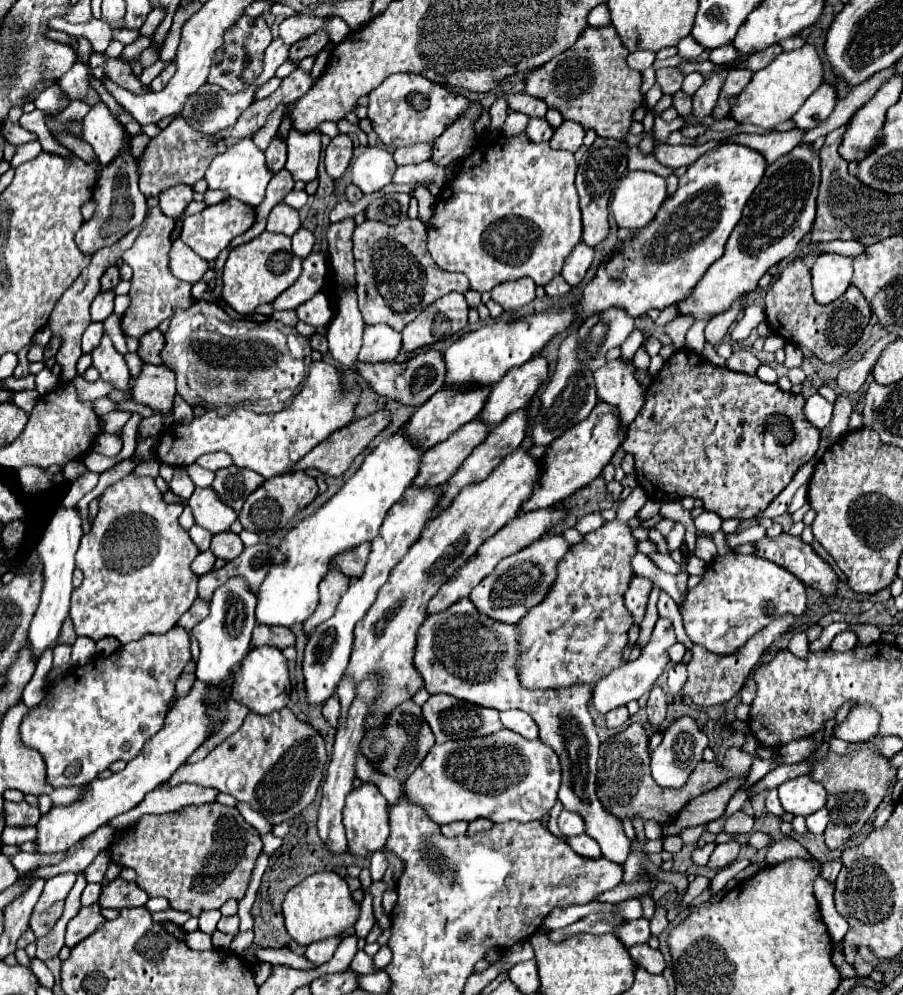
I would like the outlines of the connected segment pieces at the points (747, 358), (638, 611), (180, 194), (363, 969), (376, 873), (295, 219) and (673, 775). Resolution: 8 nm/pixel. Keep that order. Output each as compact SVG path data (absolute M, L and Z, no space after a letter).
M737 349L729 359L727 359L727 369L737 371L737 373L747 373L747 375L755 375L759 369L759 359L749 351L749 349Z
M635 575L629 589L627 589L627 593L625 593L625 607L633 615L635 625L639 625L645 617L645 607L647 607L651 589L653 589L653 583L649 579L643 579L643 577Z
M175 185L171 189L165 189L161 195L161 209L165 215L179 219L187 203L193 199L193 189L189 185Z
M357 951L355 959L351 961L351 967L355 967L355 971L357 973L363 973L363 975L377 971L375 965L373 965L373 957L369 957L365 951Z
M377 851L377 853L371 857L371 867L369 867L373 883L383 879L383 873L385 873L385 869L387 869L387 859L385 859L385 855L383 855L381 851Z
M279 203L271 209L269 213L269 221L267 221L267 231L275 231L275 233L285 233L285 235L293 235L295 231L299 231L301 221L299 221L299 213L297 209Z
M681 717L675 723L671 723L665 729L663 743L653 751L651 755L651 775L661 787L681 787L685 785L689 773L695 769L695 765L703 757L703 749L709 745L707 735L697 727L695 719L691 717Z

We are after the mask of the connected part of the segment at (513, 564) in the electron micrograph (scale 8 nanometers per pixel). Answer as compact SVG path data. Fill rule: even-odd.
M545 535L543 539L535 541L533 545L525 547L523 551L503 559L493 573L489 573L487 579L483 579L469 595L471 603L487 617L503 621L503 623L515 623L519 621L529 607L543 601L547 595L551 583L555 581L557 563L567 553L569 543L563 541L559 535ZM515 579L515 581L513 581Z

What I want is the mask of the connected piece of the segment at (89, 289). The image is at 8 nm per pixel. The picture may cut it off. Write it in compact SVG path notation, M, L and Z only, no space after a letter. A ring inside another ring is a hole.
M137 227L137 229L131 229L123 239L119 239L115 245L111 245L111 247L103 247L103 249L99 249L99 253L95 253L93 255L93 259L91 259L91 263L81 271L81 275L73 281L73 285L63 293L63 297L57 301L57 305L55 305L55 309L53 309L53 313L51 313L51 317L49 317L49 329L53 331L53 335L55 337L59 337L61 339L61 349L57 351L57 355L55 355L55 359L57 359L57 363L63 367L63 373L61 373L61 379L67 383L67 381L71 381L75 375L77 375L77 371L75 371L75 365L77 365L77 361L79 361L79 357L81 357L81 335L83 335L83 331L87 329L87 325L91 323L91 315L89 315L89 307L91 307L91 301L95 299L95 295L101 291L101 275L105 273L105 269L107 267L111 267L111 265L117 265L117 261L121 259L121 255L123 255L123 251L125 249L129 249L131 245L133 245L133 241L135 241L135 237L139 235L139 231L141 231L141 227Z

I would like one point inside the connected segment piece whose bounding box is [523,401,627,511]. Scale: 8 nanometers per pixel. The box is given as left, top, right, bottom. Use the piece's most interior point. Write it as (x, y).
(574, 460)

